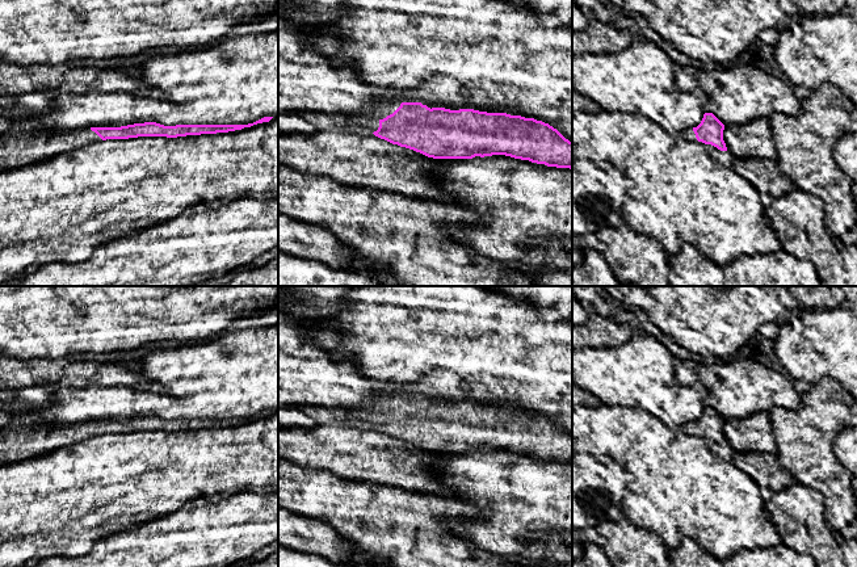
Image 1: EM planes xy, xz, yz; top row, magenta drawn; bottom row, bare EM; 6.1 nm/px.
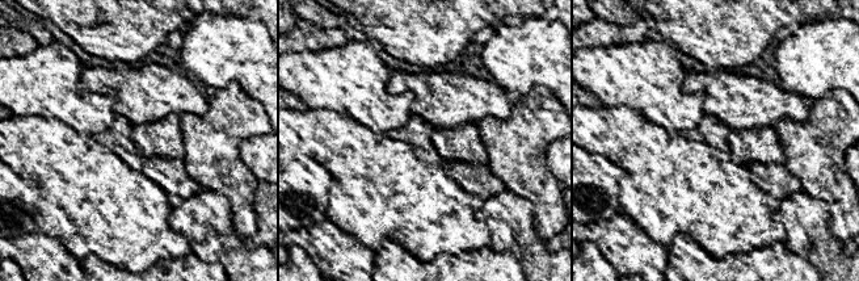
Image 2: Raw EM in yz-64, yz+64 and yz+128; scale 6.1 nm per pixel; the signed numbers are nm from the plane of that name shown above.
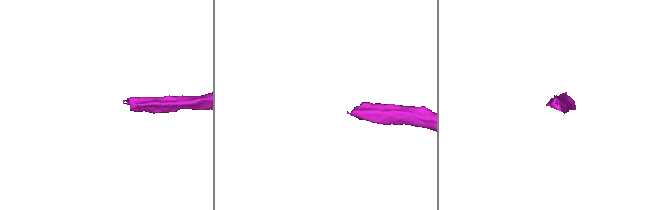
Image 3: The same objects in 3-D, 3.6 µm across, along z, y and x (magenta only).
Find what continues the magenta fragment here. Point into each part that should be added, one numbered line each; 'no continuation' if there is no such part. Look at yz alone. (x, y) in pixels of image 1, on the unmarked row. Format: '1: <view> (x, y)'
1: yz (725, 452)

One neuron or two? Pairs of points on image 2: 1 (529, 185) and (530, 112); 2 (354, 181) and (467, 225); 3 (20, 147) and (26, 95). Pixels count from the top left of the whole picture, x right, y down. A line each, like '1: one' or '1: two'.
1: one
2: one
3: two

